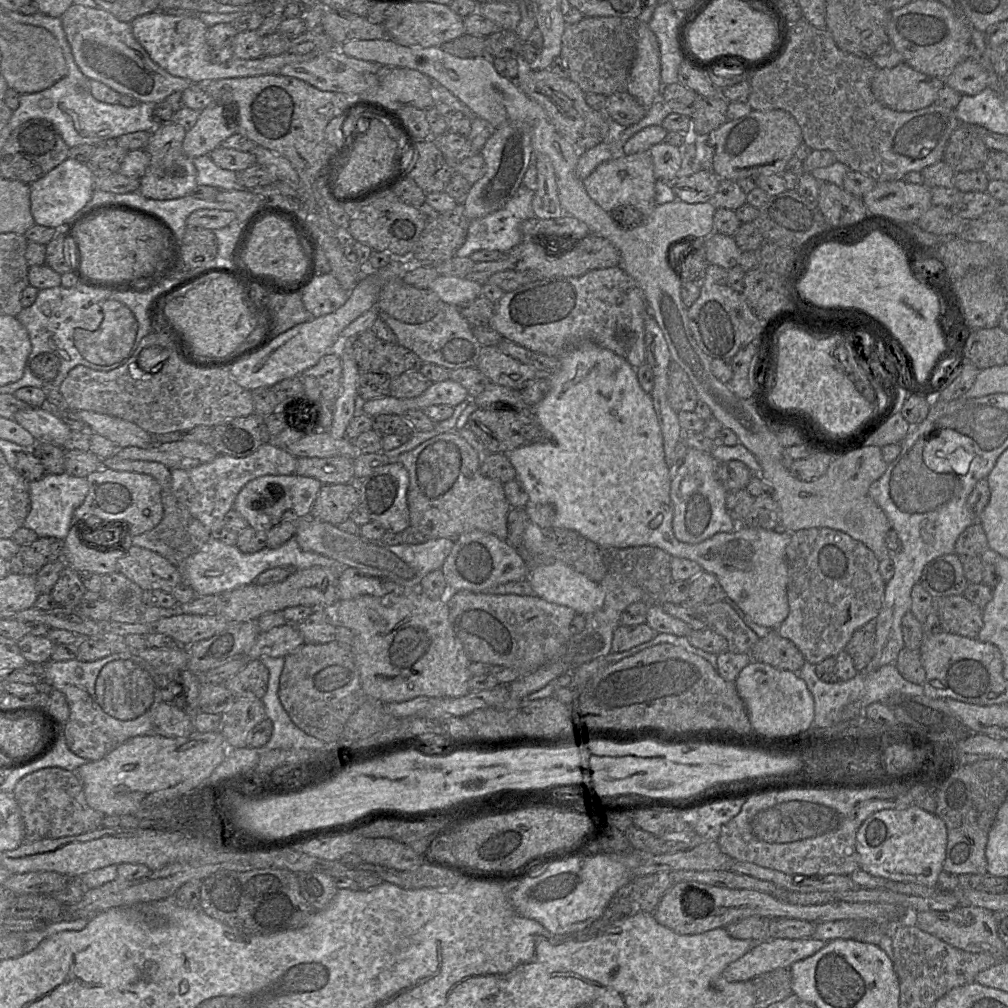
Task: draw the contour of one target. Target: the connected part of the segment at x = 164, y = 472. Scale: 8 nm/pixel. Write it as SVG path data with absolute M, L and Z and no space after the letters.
M112 456L103 460L103 468L116 471L136 472L151 475L161 487L161 499L163 505L163 518L161 522L152 530L141 535L134 536L131 540L132 546L147 548L168 559L173 565L179 567L190 556L199 552L203 546L213 537L212 533L205 525L196 519L180 502L172 492L171 470L160 462L150 462L143 460L121 459Z

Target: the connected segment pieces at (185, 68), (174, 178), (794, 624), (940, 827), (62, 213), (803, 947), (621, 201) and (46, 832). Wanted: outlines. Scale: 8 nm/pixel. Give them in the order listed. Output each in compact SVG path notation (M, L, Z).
M154 11L135 18L131 22L133 35L149 54L150 58L173 76L189 79L193 83L206 84L212 80L225 78L253 77L268 74L279 74L280 69L290 63L300 63L312 59L316 54L296 54L285 52L277 56L263 55L256 59L234 57L223 64L210 61L210 50L206 33L208 27L196 17L171 15L164 11Z
M173 122L157 125L151 132L145 149L150 156L150 164L145 174L140 178L138 189L142 196L155 200L171 200L189 195L197 185L193 160L182 150L185 133L182 126Z
M828 527L808 528L792 533L785 555L789 611L786 619L775 630L780 636L792 641L811 664L836 657L844 651L853 633L876 619L880 613L886 582L879 572L879 559L864 543L845 532Z
M918 805L875 812L862 823L856 834L856 849L860 856L861 870L887 880L921 884L929 888L938 886L946 847L945 822Z
M68 157L44 177L30 184L31 213L35 223L60 230L65 221L89 203L95 190L95 180L86 163Z
M775 938L757 944L738 960L729 964L723 977L729 982L743 982L814 955L827 942L814 938Z
M640 152L613 158L600 164L583 180L583 185L589 197L604 211L611 213L618 206L631 205L641 212L644 220L653 213L656 206L657 180L649 152Z
M46 767L26 775L16 784L13 795L21 810L28 842L87 833L101 827L105 816L87 804L77 772L59 767Z

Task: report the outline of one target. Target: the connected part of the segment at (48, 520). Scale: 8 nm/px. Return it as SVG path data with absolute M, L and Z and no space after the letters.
M48 474L29 483L30 512L23 527L33 530L38 537L64 540L73 525L75 510L83 503L89 485L87 477L74 477L67 474Z

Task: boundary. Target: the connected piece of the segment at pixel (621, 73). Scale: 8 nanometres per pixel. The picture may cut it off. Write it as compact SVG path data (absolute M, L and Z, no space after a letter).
M584 17L576 24L567 24L562 35L560 57L567 64L569 79L575 82L585 94L610 96L626 91L630 71L636 57L638 22L638 19L620 17Z

